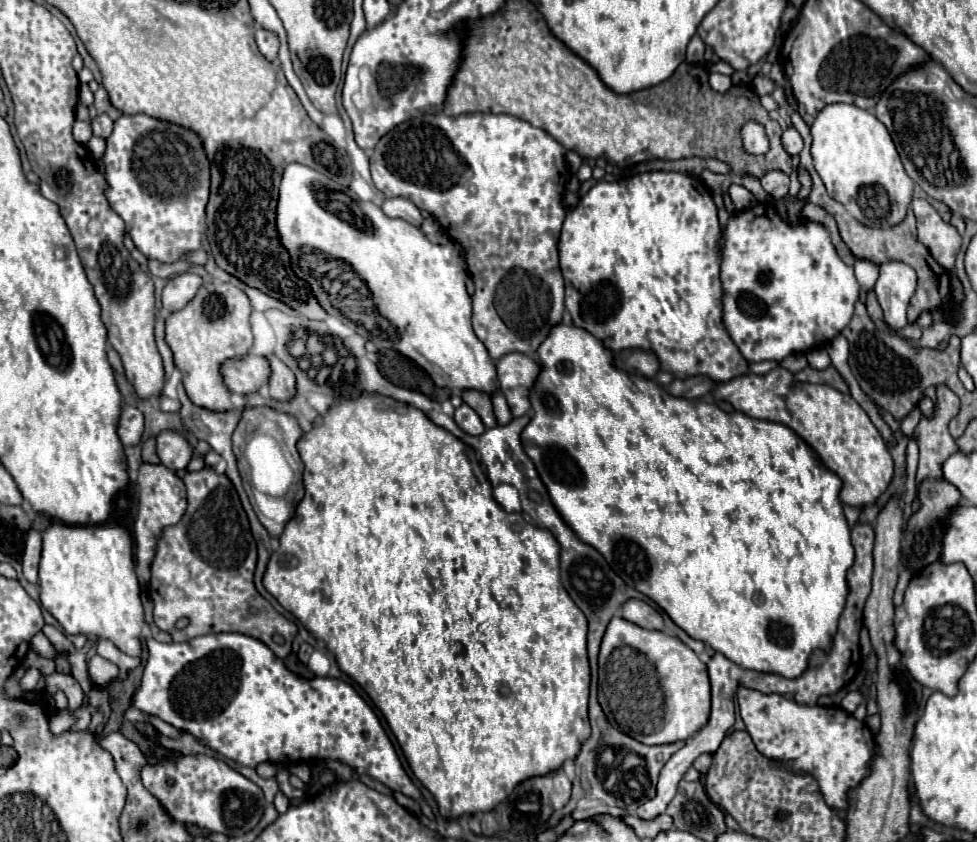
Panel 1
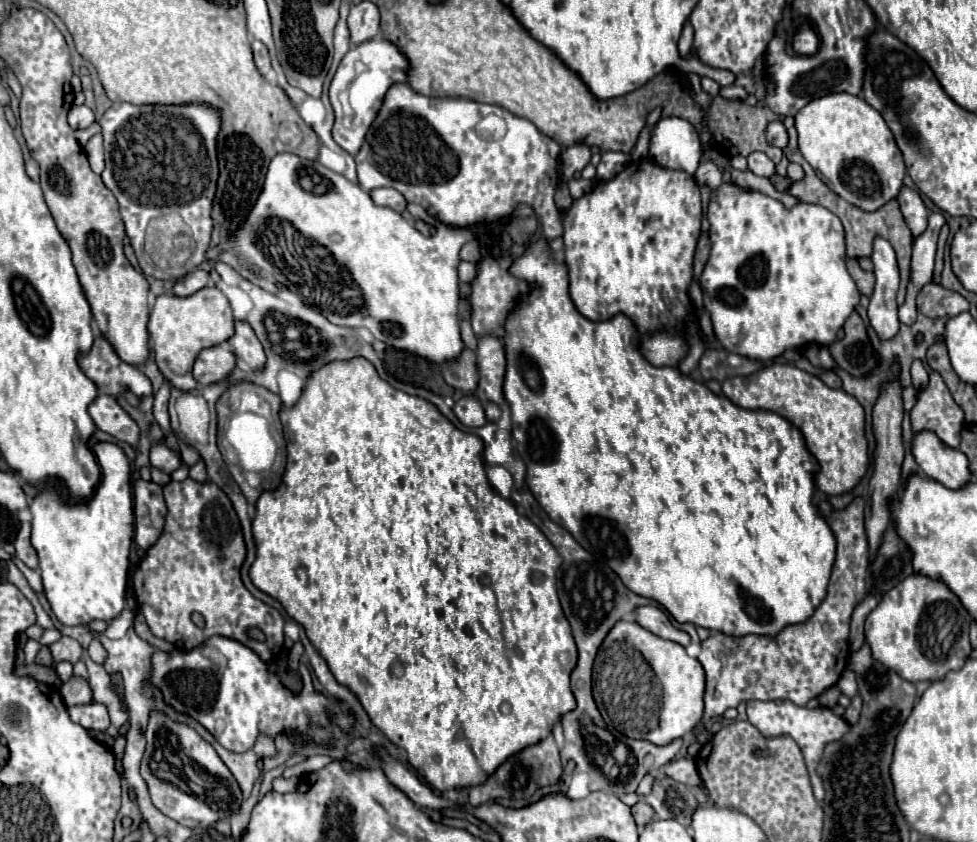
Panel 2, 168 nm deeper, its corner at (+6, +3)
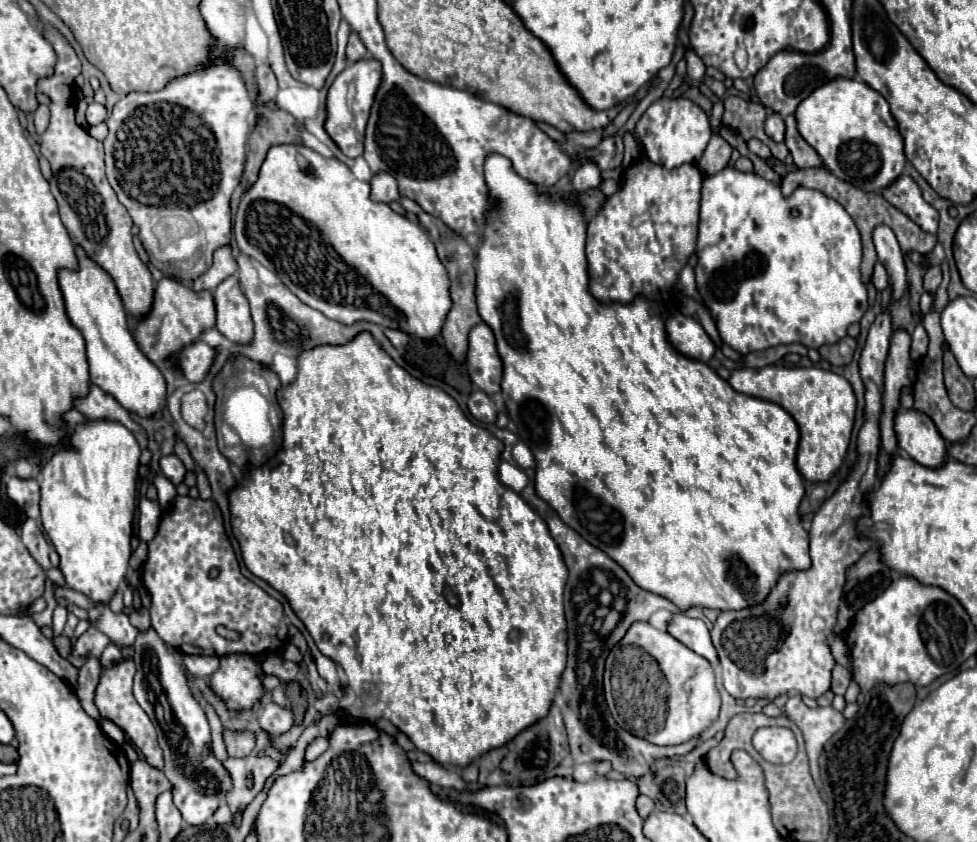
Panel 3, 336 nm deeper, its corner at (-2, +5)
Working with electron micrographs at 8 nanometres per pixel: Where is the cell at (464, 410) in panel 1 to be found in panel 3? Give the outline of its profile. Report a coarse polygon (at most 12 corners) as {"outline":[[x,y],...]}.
{"outline":[[483,391],[471,393],[467,407],[483,423],[495,423],[495,405]]}

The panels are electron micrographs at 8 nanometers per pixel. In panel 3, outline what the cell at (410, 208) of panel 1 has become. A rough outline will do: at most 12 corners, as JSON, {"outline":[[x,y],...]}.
{"outline":[[381,171],[371,177],[371,199],[399,199],[397,181]]}

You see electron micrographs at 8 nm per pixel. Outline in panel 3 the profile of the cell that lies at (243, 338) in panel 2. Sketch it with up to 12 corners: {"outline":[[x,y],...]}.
{"outline":[[237,277],[213,291],[215,327],[251,341],[251,313]]}

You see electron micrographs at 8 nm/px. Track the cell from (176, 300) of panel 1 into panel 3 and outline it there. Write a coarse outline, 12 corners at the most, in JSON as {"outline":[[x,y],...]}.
{"outline":[[231,245],[215,251],[213,265],[193,289],[213,291],[221,281],[237,273]]}

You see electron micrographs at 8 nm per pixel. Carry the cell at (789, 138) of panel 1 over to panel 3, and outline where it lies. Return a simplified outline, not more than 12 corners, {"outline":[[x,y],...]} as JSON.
{"outline":[[777,113],[765,119],[765,133],[773,141],[785,139],[785,123]]}

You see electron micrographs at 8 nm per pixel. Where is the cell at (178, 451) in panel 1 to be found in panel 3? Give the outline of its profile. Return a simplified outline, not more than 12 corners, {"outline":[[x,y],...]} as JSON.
{"outline":[[177,455],[161,459],[163,475],[179,485],[185,477],[185,467]]}

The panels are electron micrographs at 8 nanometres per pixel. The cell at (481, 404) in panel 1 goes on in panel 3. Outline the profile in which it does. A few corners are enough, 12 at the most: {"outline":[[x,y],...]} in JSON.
{"outline":[[419,213],[445,265],[453,305],[441,335],[457,359],[475,309],[475,253],[437,217]]}

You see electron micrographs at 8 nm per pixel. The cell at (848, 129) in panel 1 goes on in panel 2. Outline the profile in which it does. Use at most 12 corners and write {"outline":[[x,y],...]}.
{"outline":[[813,99],[795,115],[821,181],[873,213],[905,163],[871,105]]}

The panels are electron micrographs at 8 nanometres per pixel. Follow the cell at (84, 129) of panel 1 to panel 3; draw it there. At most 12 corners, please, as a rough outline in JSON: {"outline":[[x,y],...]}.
{"outline":[[91,103],[87,109],[89,125],[101,123],[107,117],[105,105]]}

